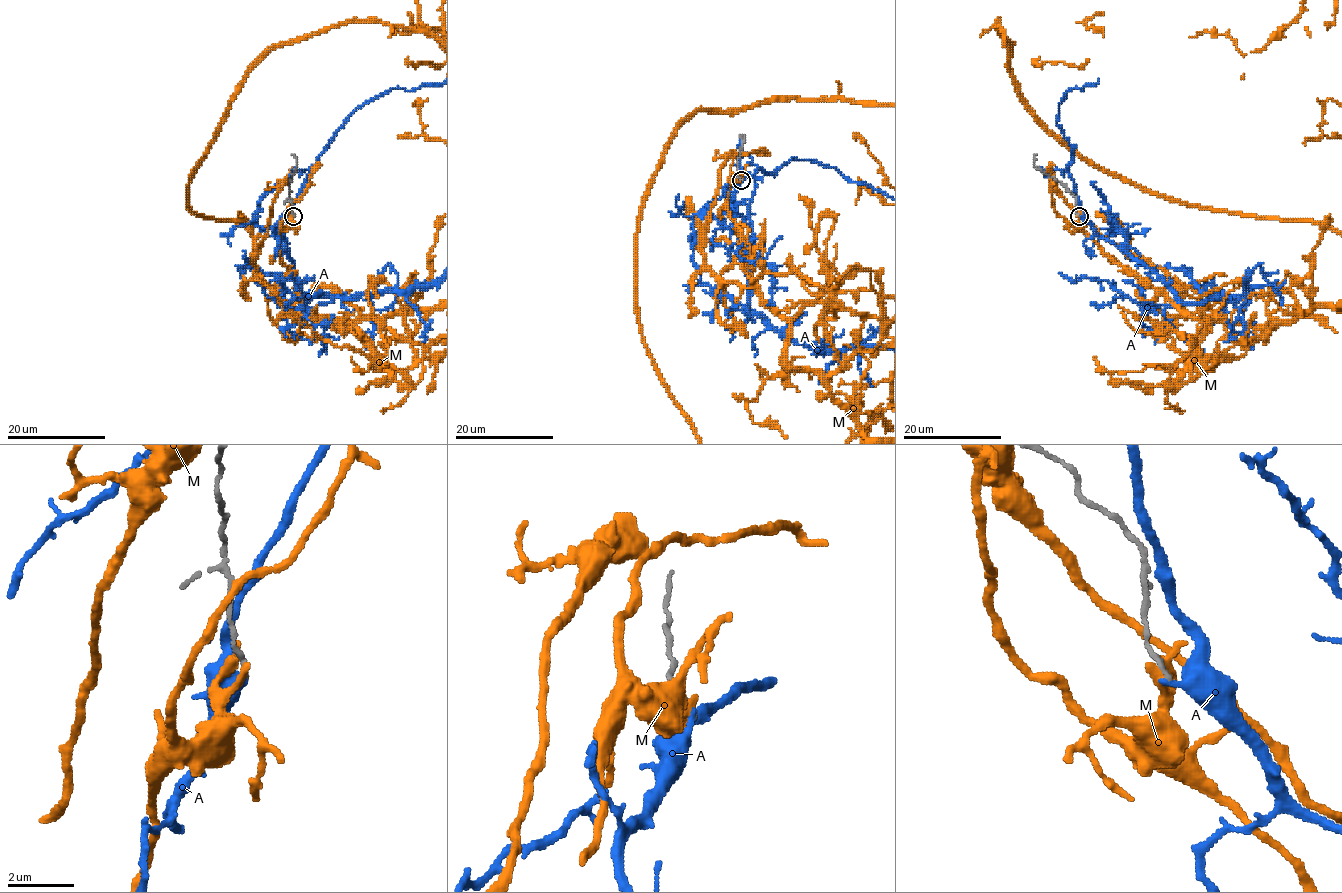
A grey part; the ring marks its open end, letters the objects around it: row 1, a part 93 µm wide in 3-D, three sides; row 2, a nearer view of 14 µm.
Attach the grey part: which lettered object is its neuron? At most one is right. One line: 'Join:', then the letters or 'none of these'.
Join: none of these

